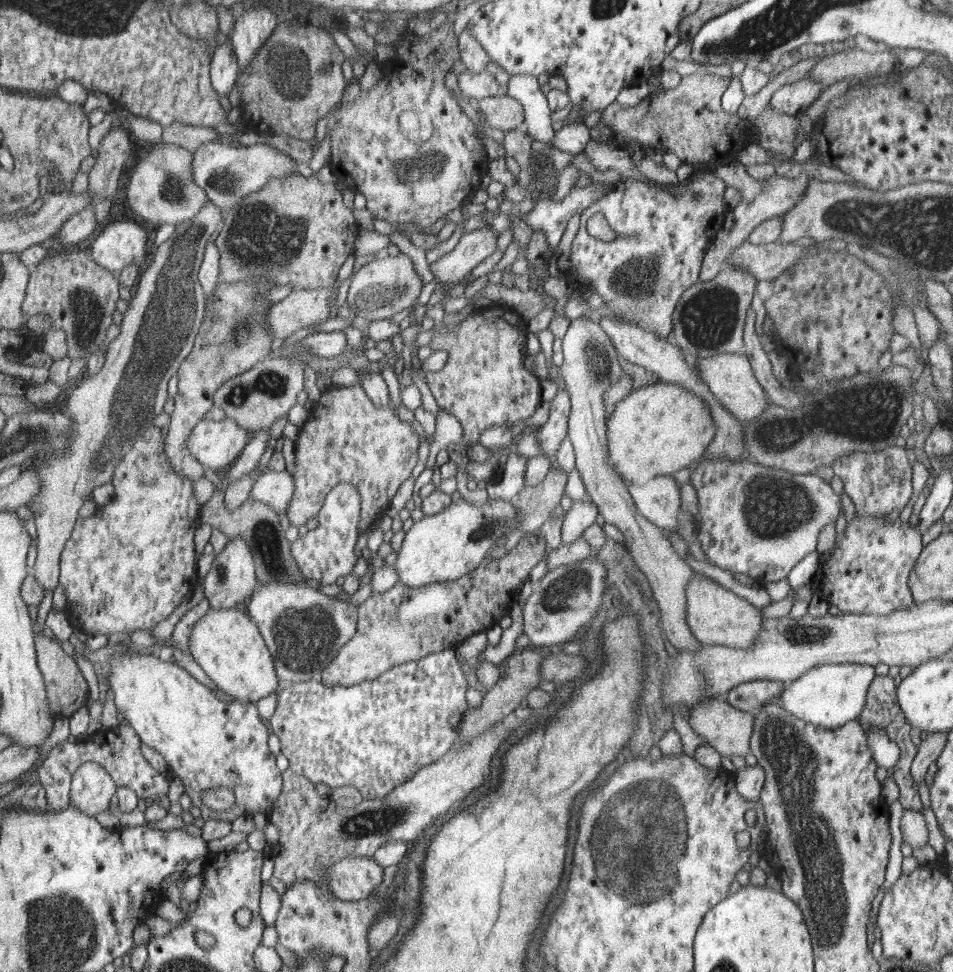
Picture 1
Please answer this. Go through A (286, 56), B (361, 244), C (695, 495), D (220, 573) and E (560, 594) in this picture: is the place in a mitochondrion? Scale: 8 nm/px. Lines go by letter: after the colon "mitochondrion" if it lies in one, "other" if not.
A: mitochondrion
B: other
C: other
D: mitochondrion
E: mitochondrion

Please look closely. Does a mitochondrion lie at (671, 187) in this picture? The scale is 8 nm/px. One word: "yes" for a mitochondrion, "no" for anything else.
no

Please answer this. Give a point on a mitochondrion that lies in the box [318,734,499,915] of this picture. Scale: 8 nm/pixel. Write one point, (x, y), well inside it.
(365, 823)

